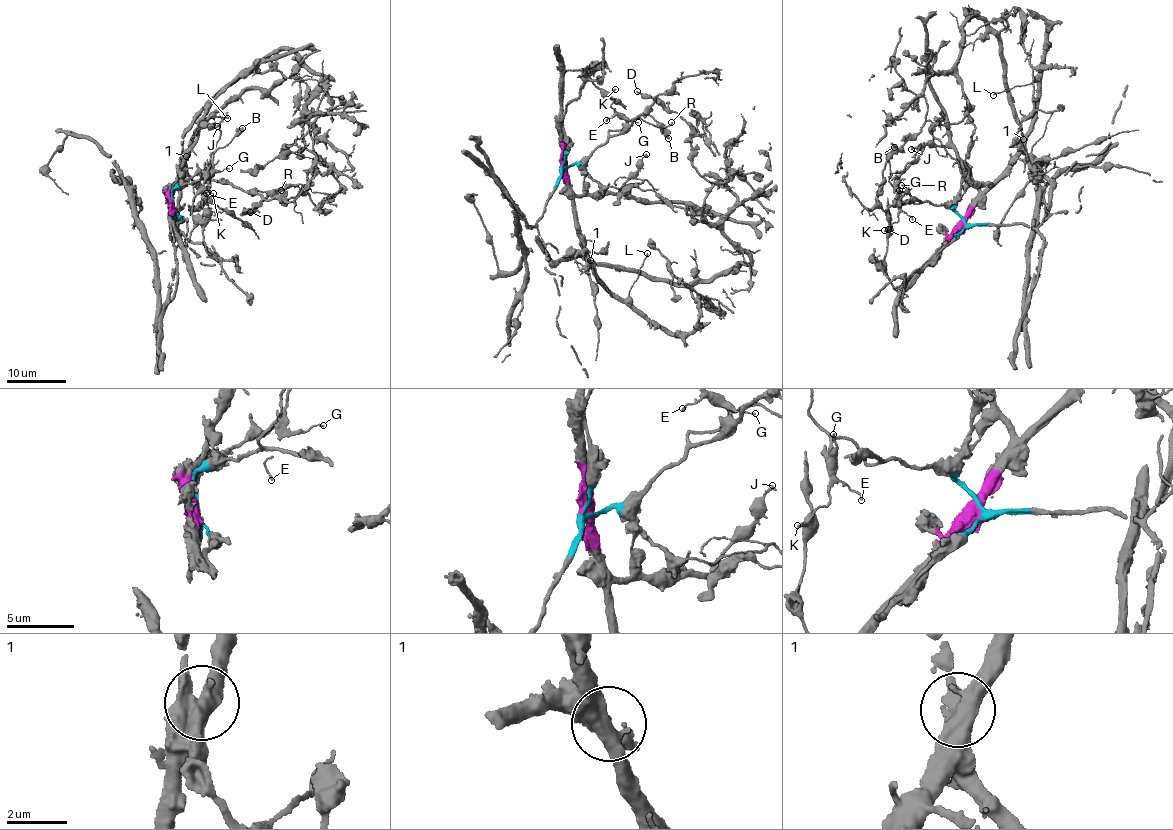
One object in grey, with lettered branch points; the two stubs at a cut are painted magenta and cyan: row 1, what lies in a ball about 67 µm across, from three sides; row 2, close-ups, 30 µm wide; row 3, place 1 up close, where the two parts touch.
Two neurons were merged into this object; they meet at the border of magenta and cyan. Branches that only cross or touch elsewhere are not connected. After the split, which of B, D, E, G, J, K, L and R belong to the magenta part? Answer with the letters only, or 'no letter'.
J, K, L

